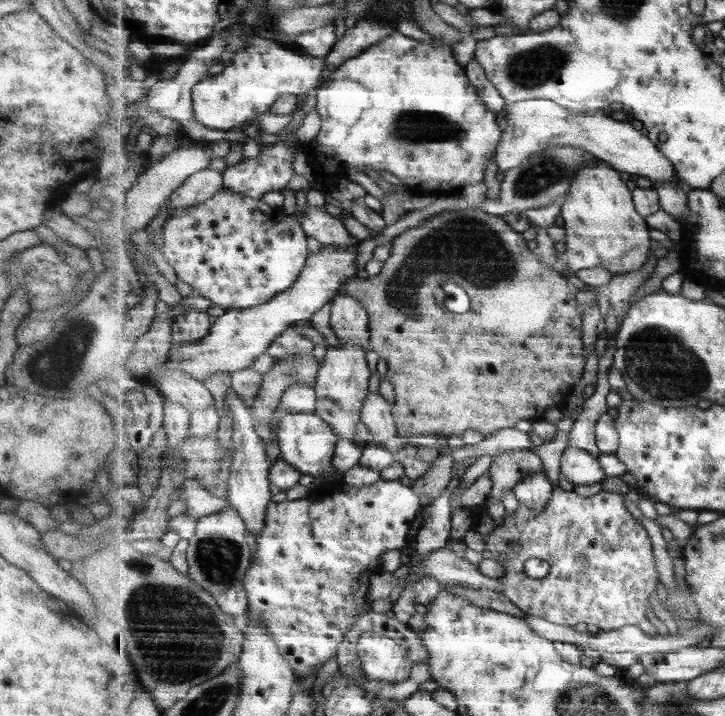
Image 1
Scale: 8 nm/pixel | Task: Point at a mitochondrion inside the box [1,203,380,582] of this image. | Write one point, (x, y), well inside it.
(77, 333)

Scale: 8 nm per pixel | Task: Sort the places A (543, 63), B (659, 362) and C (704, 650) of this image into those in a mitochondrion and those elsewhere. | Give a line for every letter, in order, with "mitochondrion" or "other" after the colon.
A: mitochondrion
B: mitochondrion
C: other

